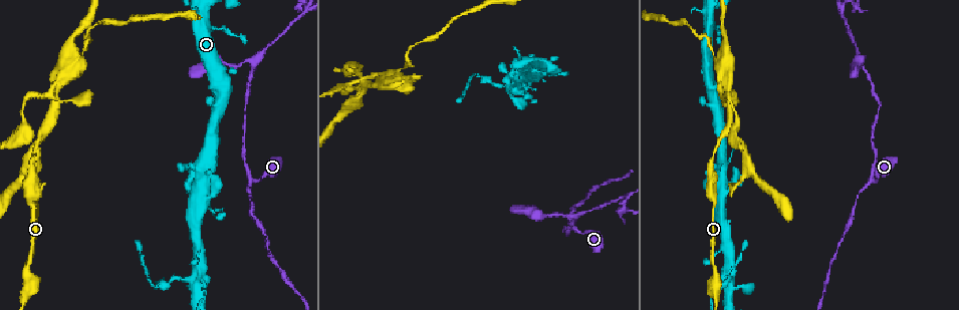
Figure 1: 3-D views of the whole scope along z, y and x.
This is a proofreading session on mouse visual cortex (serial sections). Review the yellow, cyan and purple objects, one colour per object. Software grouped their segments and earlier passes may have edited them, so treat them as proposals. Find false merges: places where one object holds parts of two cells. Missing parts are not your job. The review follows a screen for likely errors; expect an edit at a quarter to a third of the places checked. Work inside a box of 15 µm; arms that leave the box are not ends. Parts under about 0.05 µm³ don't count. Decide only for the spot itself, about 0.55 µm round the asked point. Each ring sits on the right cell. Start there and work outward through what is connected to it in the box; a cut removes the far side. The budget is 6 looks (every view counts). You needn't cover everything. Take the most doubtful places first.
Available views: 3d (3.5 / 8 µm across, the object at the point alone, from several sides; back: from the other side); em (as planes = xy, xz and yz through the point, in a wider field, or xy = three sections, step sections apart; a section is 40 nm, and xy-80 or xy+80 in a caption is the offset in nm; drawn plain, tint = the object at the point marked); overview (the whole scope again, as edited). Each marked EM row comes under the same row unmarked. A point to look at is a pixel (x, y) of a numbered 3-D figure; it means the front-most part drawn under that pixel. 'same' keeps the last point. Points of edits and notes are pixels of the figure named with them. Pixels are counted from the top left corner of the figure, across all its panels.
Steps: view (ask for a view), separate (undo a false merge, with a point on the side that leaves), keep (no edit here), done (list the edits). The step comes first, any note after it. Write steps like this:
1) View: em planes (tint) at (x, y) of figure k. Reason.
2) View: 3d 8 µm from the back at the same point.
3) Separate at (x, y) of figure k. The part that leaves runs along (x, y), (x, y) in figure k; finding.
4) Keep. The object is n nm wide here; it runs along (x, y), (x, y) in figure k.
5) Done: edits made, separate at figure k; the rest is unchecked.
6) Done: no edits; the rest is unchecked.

View: 3d 3.5 µm from the back at (162, 286) of figure 1. Thick turns thin.

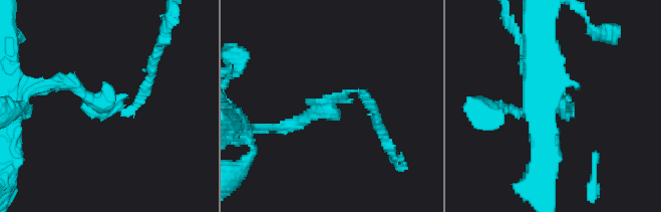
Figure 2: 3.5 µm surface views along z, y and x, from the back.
Separate at (147, 82) of figure 2. The part that leaves runs along (128, 107), (147, 84), (162, 38) in figure 2; a second cell is stuck on.

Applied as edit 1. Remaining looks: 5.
View: 3d 8 µm at (873, 180) of figure 1. Sharp bend.

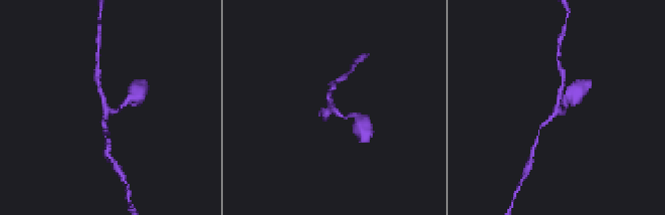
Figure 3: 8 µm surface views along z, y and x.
View: em xy step 2 (tint) at (331, 110) of figure 3. 3 arms meet here; the arms are 150, 150, 200 nm wide; shape alone is not enough.

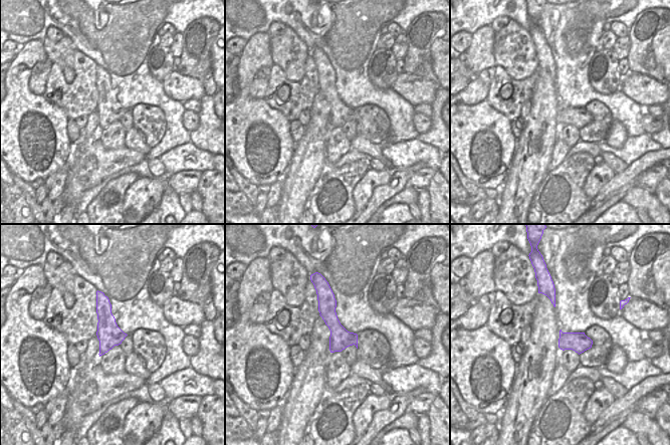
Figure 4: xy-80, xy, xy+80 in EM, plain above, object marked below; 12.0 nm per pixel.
Keep. It runs along (327, 294), (339, 349) in figure 4; all the same cell.

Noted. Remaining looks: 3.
View: 3d 8 µm at (254, 65) of figure 1. Side arm on a straight run.

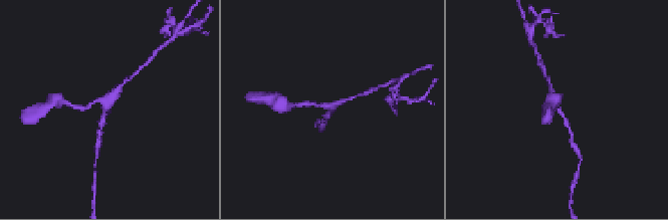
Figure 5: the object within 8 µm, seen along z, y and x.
View: 3d 3.5 µm at (332, 105) of figure 5.

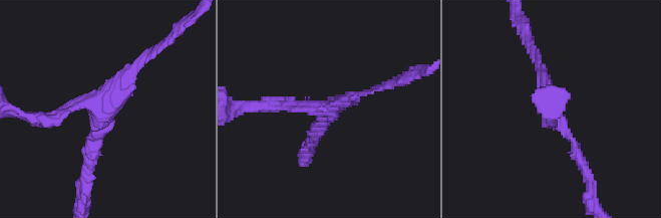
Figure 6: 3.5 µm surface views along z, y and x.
View: em xy step 5 (tint) at (101, 115) of figure 6. 3 arms meet here; the arms are 150, 150, 200 nm wide.

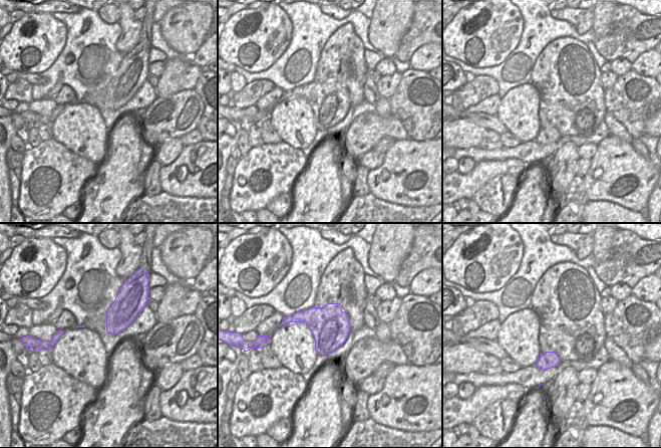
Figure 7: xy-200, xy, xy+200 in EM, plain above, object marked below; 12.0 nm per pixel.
Keep. It runs along (87, 170), (99, 114), (72, 101), (41, 120) in figure 6; continuous, no second cell.

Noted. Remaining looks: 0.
Done: edits made, separate at figure 2; the rest is unchecked.

